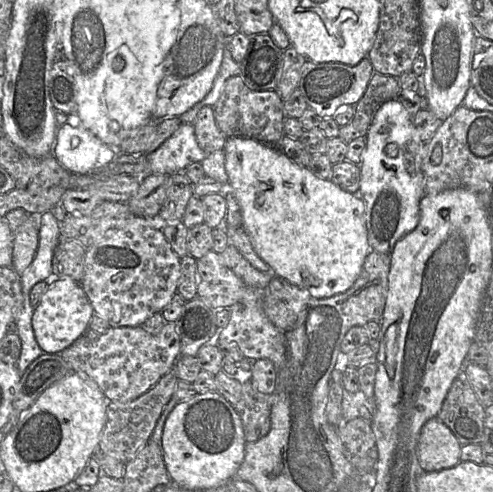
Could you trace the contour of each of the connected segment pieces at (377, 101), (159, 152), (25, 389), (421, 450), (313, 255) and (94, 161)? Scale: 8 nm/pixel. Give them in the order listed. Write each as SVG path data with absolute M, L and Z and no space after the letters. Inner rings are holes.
M374 72L367 89L355 105L353 119L340 127L339 137L346 143L365 137L377 109L386 101L397 99L401 92L399 78Z
M181 123L177 130L154 152L147 154L152 174L173 175L184 172L194 162L202 162L208 154L199 146L192 123Z
M44 353L35 359L21 375L20 388L15 394L8 424L16 425L23 412L28 410L46 389L73 373L70 364L60 354Z
M438 417L428 420L417 444L419 465L425 472L440 471L461 461L461 448L452 431Z
M243 136L229 137L226 140L223 150L225 153L225 169L229 178L229 184L241 208L243 228L249 236L256 253L271 266L274 275L300 288L306 289L313 297L318 299L329 298L346 292L359 277L364 261L370 251L368 232L365 224L365 203L363 199L342 190L331 180L324 180L317 177L307 167L300 166L289 159L280 149L256 139Z
M65 123L56 132L53 155L70 172L97 172L112 162L117 154L117 149L106 145L81 126Z

